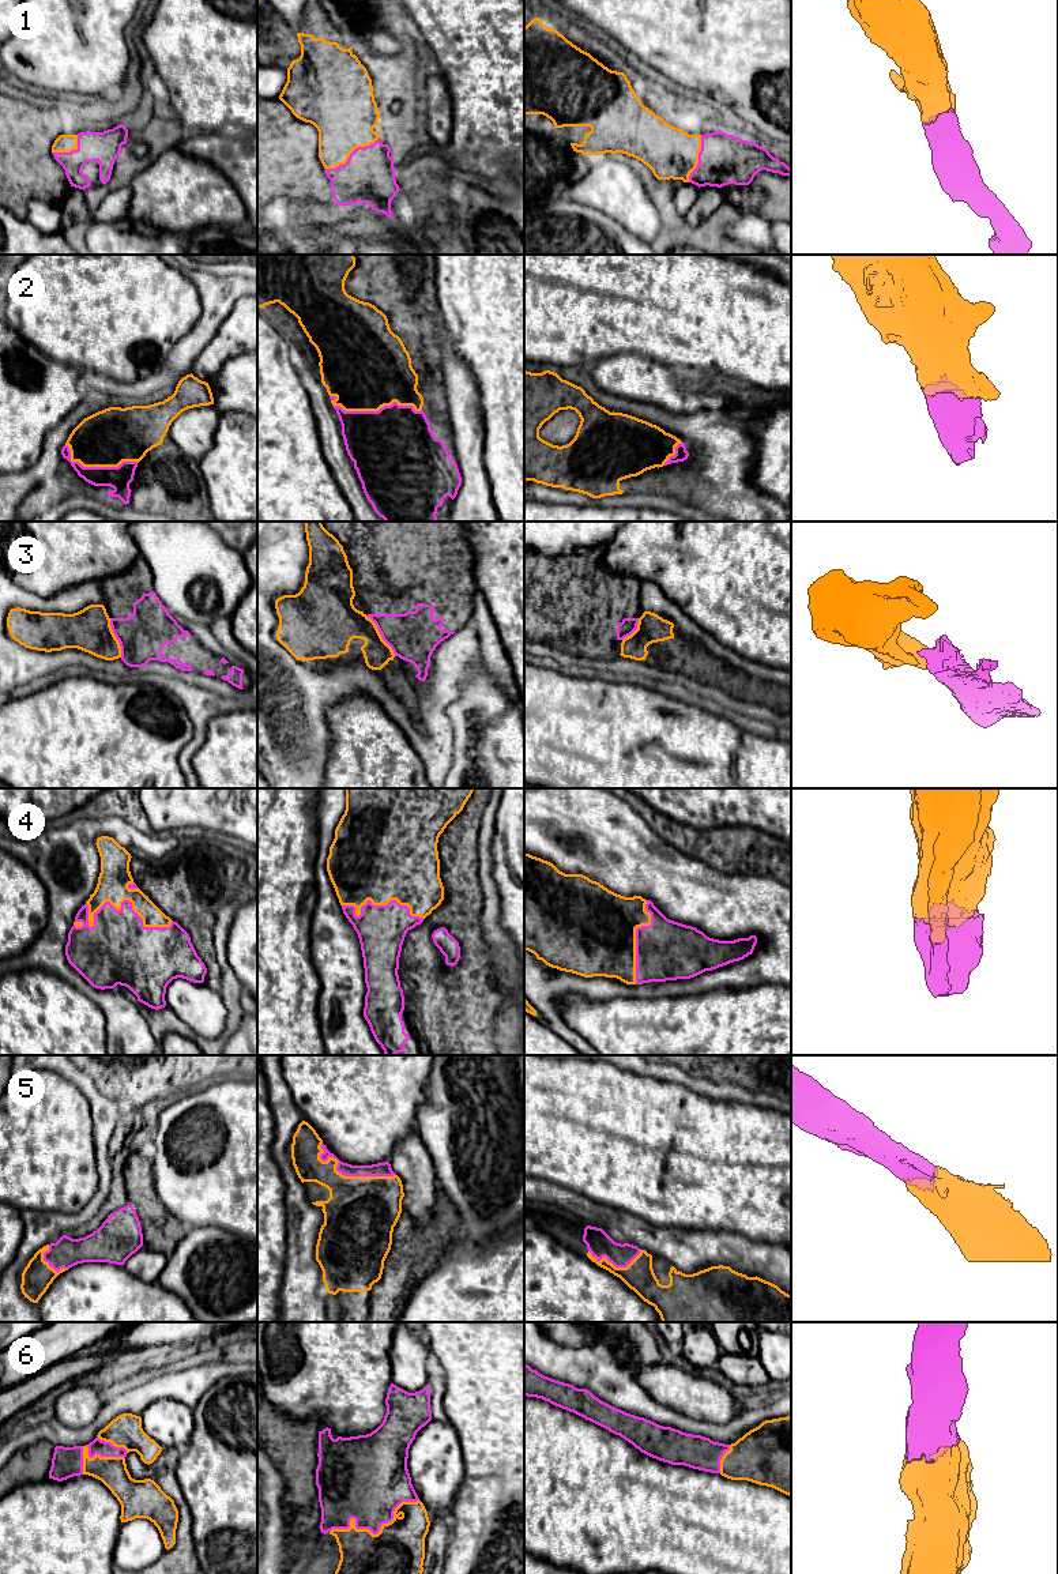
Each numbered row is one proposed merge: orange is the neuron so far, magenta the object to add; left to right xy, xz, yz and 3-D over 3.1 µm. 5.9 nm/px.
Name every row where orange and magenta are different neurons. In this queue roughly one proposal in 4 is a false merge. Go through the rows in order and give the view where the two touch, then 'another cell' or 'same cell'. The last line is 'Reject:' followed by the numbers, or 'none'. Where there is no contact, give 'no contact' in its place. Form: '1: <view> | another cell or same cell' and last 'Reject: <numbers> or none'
1: xz | same cell
2: xz | same cell
3: xz | another cell
4: xy | same cell
5: xz | same cell
6: xz | same cell
Reject: 3

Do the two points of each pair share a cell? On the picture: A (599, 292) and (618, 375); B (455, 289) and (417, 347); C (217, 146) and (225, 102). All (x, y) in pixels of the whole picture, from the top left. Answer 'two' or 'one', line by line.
A: two
B: two
C: two

